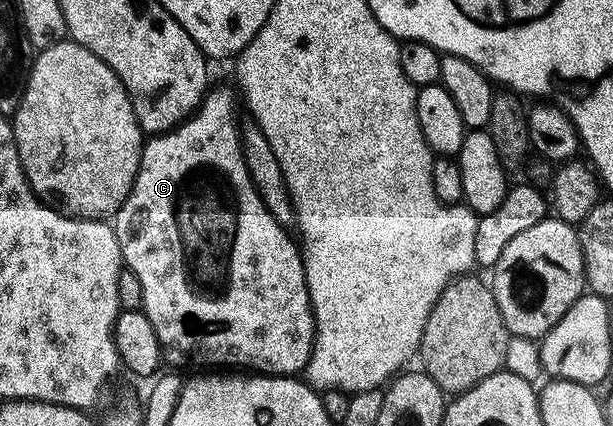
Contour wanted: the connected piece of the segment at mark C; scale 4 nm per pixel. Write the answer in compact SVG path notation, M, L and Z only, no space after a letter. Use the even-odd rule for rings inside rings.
M226 87L207 90L205 99L197 111L178 127L165 131L162 135L147 138L142 145L142 156L138 172L134 178L128 197L122 202L121 209L113 216L112 226L124 267L131 270L140 281L143 290L142 312L152 321L152 329L156 329L156 337L160 339L162 357L167 364L191 363L194 369L241 369L246 373L260 375L297 376L305 372L310 354L314 348L314 310L310 304L310 294L306 284L306 270L302 264L302 252L299 244L290 240L291 232L281 227L268 213L256 185L246 168L242 156L242 133L240 118L234 112L235 92Z

